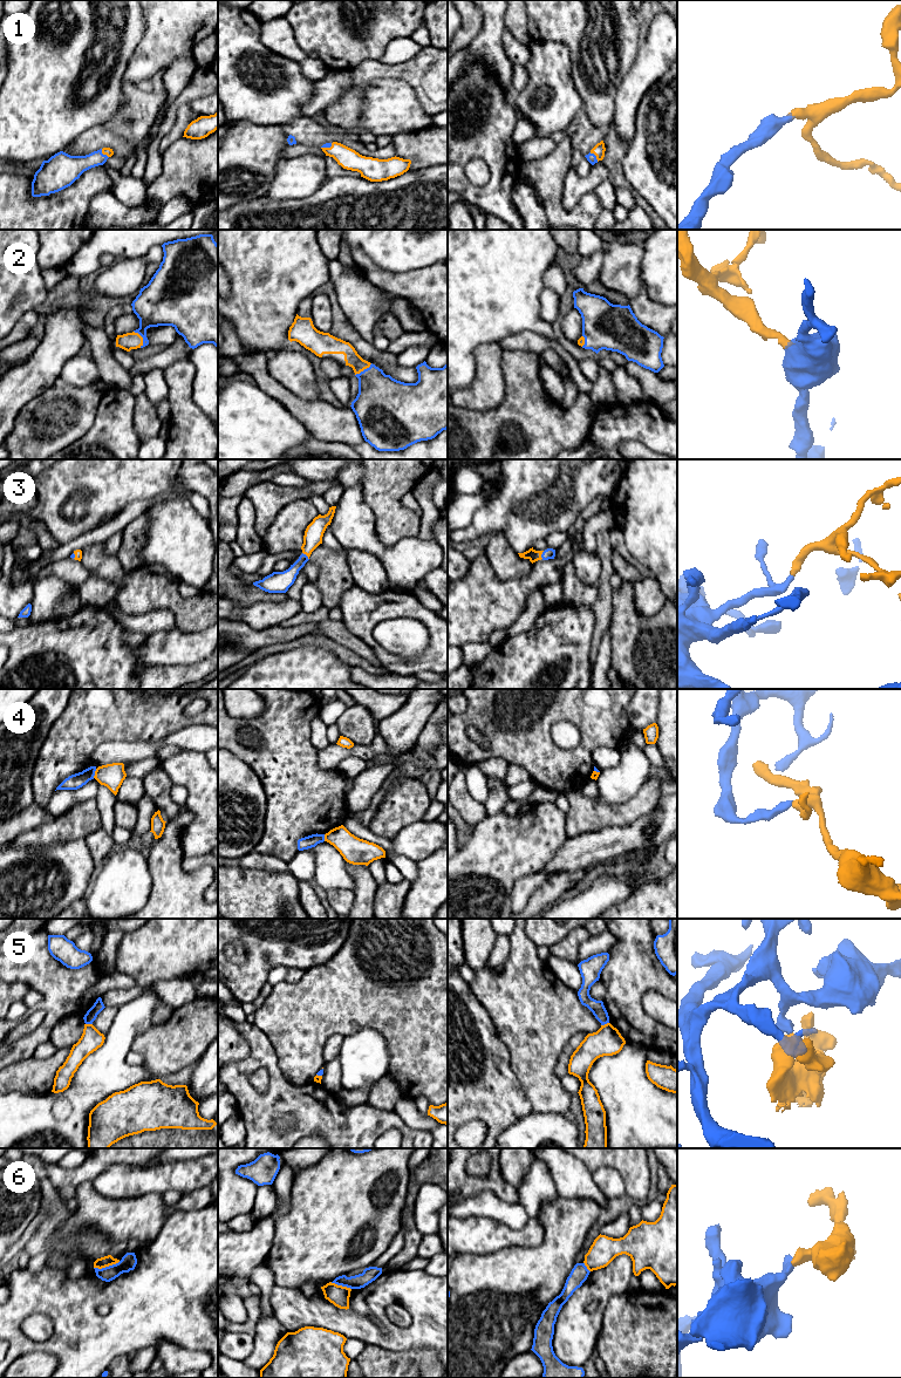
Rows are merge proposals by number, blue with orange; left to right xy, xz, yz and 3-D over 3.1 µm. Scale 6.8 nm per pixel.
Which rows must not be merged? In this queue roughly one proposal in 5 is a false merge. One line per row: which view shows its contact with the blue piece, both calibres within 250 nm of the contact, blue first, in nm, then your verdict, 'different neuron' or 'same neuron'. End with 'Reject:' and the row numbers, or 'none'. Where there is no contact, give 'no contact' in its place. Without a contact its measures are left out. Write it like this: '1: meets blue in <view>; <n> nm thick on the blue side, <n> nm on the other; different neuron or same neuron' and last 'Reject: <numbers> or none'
1: meets blue in yz; 60 nm thick on the blue side, 80 nm on the other; same neuron
2: meets blue in xy; 280 nm thick on the blue side, 120 nm on the other; same neuron
3: meets blue in xz; 140 nm thick on the blue side, 130 nm on the other; same neuron
4: meets blue in xy; 110 nm thick on the blue side, 160 nm on the other; different neuron
5: meets blue in yz; 100 nm thick on the blue side, 200 nm on the other; different neuron
6: meets blue in xy; 110 nm thick on the blue side, 70 nm on the other; different neuron
Reject: 4, 5, 6

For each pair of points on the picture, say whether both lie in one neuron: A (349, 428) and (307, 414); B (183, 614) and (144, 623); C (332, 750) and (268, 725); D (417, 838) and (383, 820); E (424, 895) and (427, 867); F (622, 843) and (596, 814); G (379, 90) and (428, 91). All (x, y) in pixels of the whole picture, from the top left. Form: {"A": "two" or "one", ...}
{"A": "one", "B": "two", "C": "two", "D": "two", "E": "one", "F": "two", "G": "two"}

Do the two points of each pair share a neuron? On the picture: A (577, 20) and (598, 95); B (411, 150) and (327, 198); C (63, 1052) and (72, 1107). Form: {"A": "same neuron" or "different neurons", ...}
{"A": "same neuron", "B": "different neurons", "C": "different neurons"}

